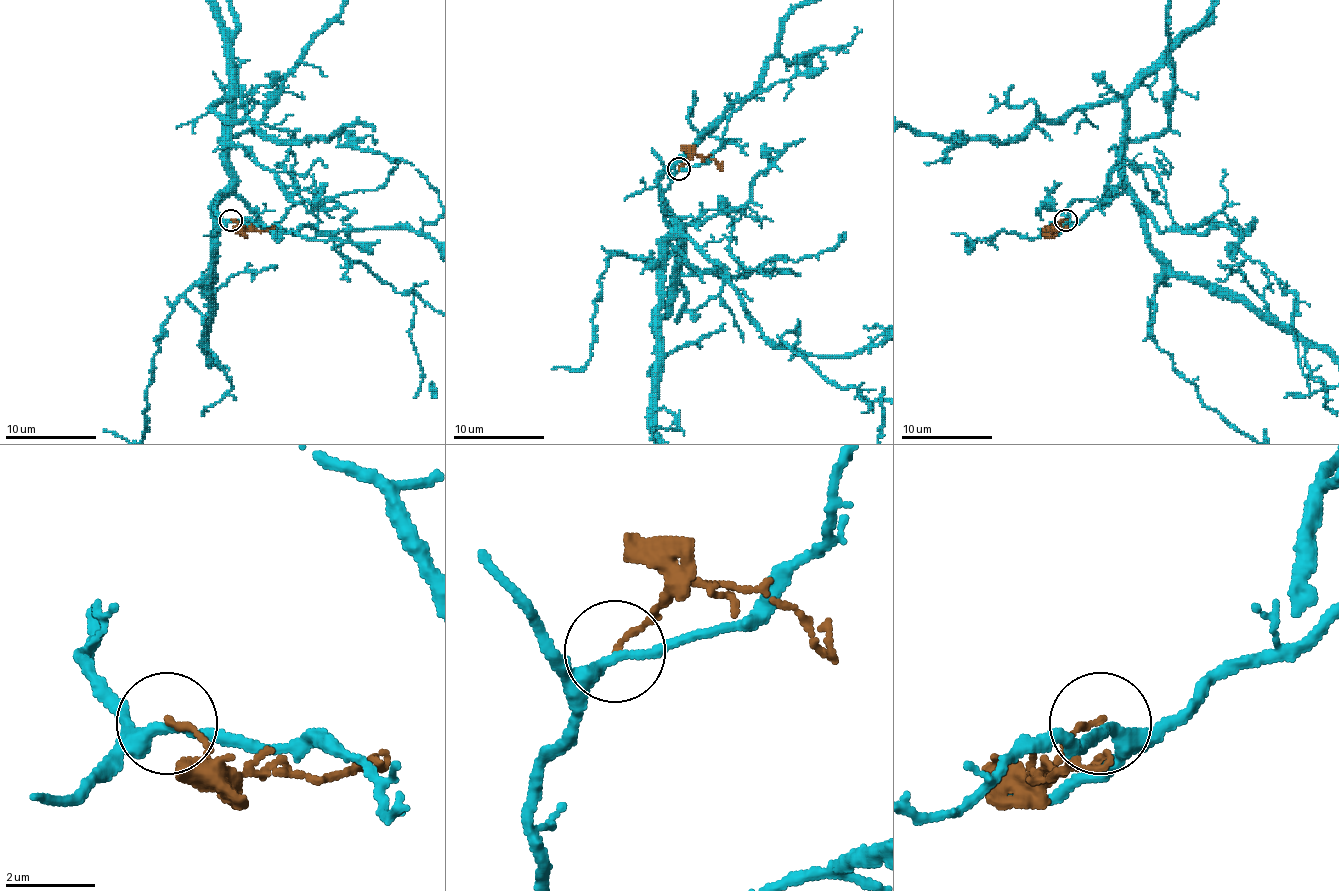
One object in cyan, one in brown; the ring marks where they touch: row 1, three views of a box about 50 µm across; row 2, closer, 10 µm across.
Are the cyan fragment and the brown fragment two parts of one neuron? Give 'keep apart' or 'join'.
keep apart

